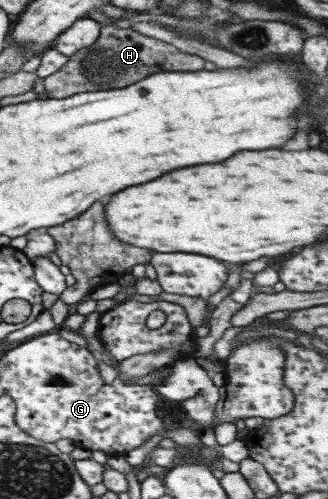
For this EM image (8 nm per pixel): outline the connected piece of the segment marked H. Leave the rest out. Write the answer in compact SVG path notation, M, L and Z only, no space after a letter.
M113 23L100 29L100 37L92 45L78 50L69 58L60 70L43 79L46 96L61 99L82 92L118 90L152 74L194 72L204 70L206 66L206 61L196 54L186 54L168 42L142 36L140 32L132 30L132 27L120 28Z

